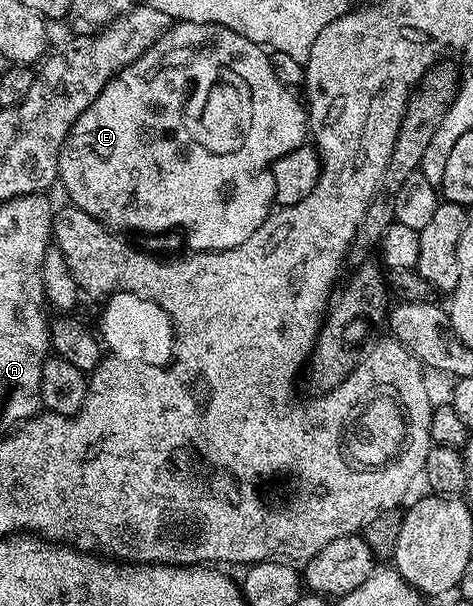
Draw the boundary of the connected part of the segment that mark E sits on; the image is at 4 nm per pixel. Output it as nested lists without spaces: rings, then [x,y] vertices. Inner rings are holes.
[[[189,20],[173,23],[133,64],[127,64],[121,72],[116,73],[94,98],[92,105],[74,122],[72,131],[60,147],[59,187],[68,191],[68,196],[72,199],[69,201],[75,207],[112,230],[123,230],[125,233],[164,232],[167,228],[181,228],[188,235],[189,249],[192,252],[221,252],[242,246],[242,242],[246,242],[246,238],[250,238],[250,234],[254,234],[254,230],[258,230],[258,226],[262,226],[264,219],[273,211],[274,178],[270,174],[273,162],[282,158],[282,154],[290,154],[290,150],[301,147],[309,135],[305,105],[292,96],[295,96],[293,89],[278,82],[271,55],[259,44],[250,42],[250,38],[221,24],[203,24]]]

